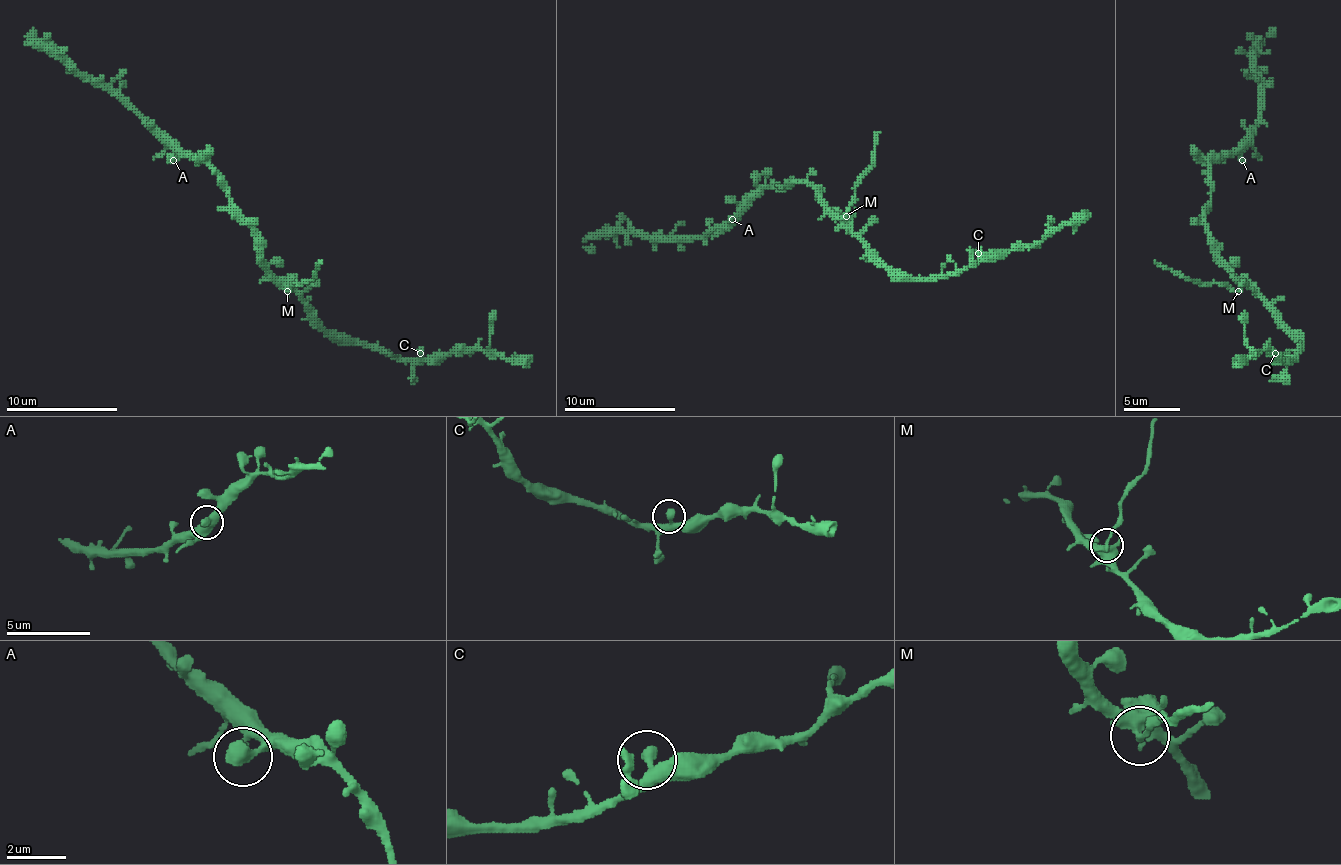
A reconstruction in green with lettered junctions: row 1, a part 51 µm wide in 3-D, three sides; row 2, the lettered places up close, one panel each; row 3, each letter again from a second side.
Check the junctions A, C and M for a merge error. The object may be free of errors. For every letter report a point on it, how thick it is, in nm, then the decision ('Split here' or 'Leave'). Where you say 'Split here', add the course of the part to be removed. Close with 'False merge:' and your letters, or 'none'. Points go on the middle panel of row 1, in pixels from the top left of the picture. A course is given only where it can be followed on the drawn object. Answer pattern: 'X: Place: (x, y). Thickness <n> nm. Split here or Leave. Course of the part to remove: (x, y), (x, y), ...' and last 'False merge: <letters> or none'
A: Place: (732, 219). Thickness 280 nm. Leave
C: Place: (978, 253). Thickness 320 nm. Leave
M: Place: (846, 216). Thickness 360 nm. Split here. Course of the part to remove: (847, 216), (863, 171), (872, 163), (875, 141), (880, 132)
False merge: M

